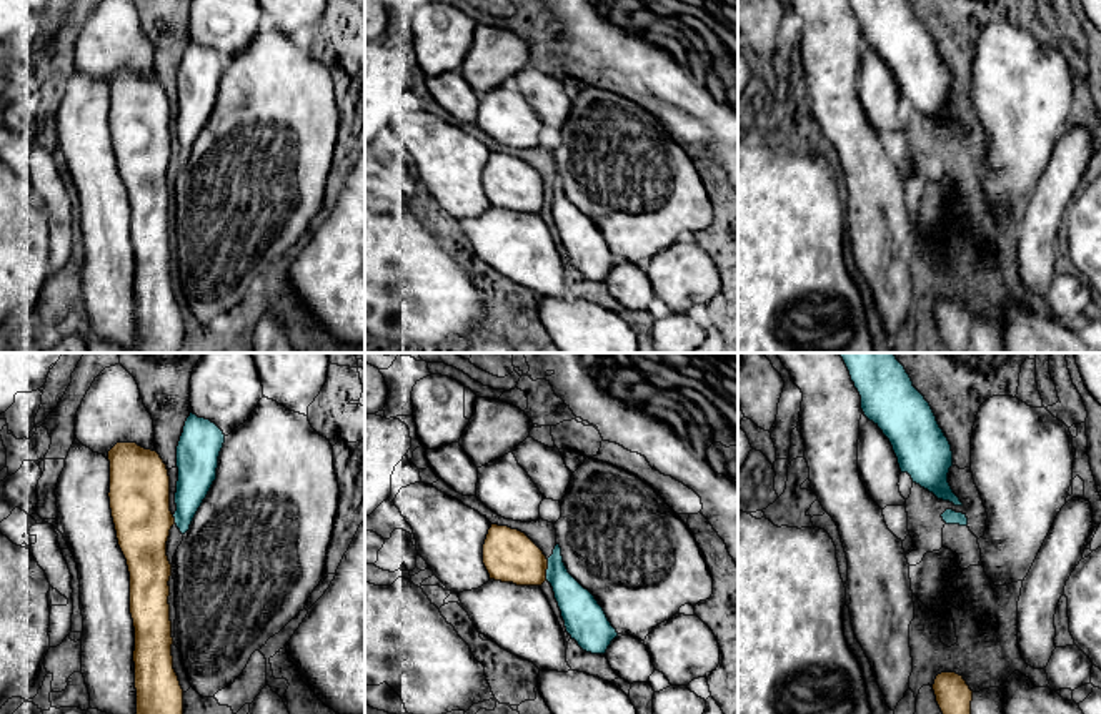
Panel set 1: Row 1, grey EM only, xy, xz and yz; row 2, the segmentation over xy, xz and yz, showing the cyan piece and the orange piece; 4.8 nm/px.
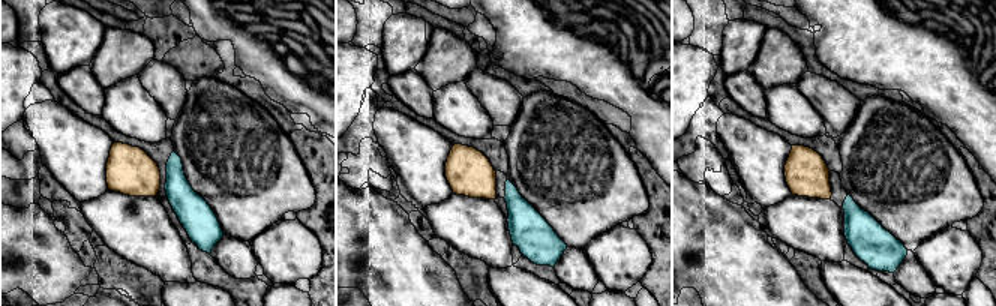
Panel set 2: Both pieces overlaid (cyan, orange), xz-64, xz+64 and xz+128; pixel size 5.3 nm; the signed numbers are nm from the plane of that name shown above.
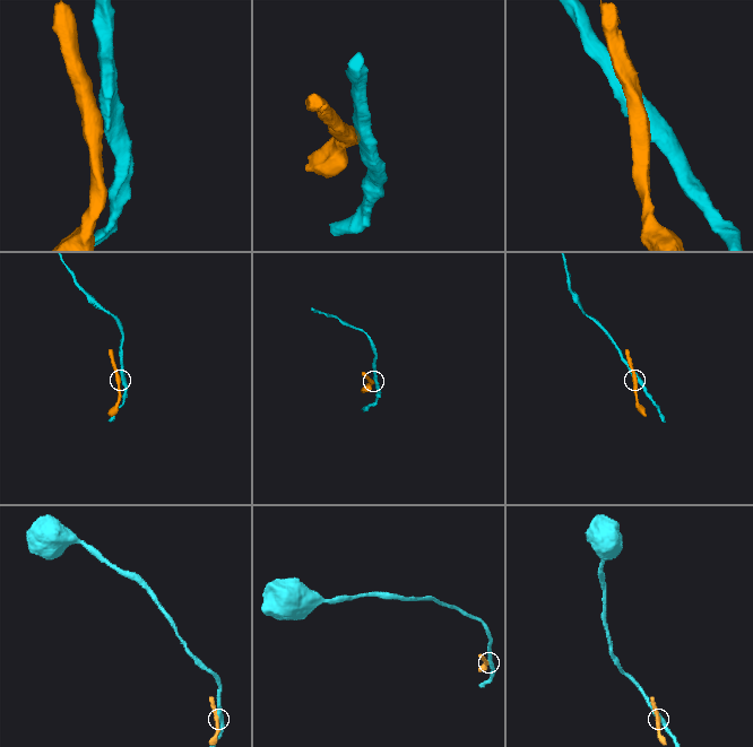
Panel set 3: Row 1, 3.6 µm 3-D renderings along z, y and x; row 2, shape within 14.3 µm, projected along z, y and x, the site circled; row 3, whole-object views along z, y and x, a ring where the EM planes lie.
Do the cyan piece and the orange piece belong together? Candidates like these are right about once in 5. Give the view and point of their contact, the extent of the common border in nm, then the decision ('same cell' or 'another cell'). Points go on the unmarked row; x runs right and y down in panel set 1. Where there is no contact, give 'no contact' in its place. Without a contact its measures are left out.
xz (547, 197) | 110 nm | another cell

